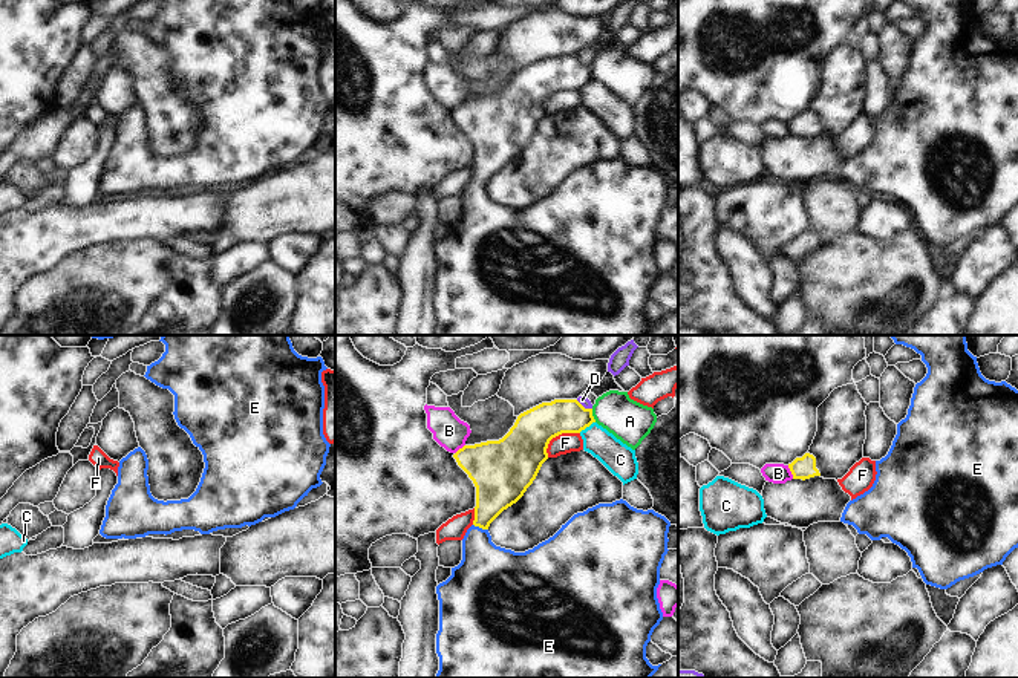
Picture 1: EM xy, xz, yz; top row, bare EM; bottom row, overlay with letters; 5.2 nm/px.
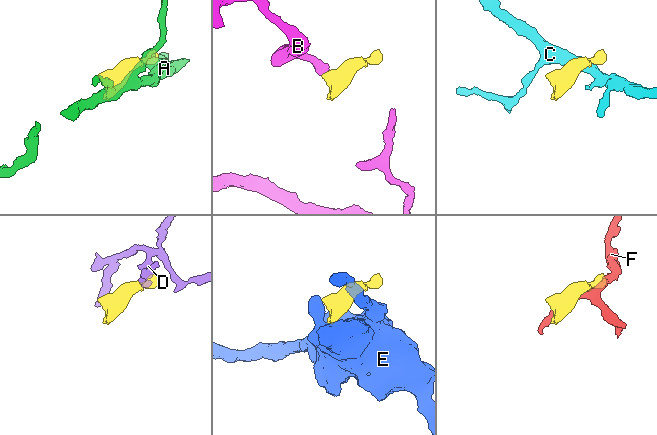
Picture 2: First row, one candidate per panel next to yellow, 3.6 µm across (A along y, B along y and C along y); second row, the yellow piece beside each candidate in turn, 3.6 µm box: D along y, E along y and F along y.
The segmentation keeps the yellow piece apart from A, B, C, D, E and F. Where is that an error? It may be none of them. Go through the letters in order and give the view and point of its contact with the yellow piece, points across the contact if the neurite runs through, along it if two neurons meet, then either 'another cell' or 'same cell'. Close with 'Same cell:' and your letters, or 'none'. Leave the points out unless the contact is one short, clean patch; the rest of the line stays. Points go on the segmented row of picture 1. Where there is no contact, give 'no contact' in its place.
A: meets yellow in xz at (591, 415); another cell
B: meets yellow in yz at (790, 470); border along yz (787, 466), (793, 478); another cell
C: meets yellow in xz at (587, 426); border along xz (594, 421), (579, 432); another cell
D: meets yellow in xz at (582, 406); another cell
E: meets yellow in xz at (481, 527); runs through xz (499, 484), (481, 527), (481, 559), (487, 573); same cell
F: meets yellow in xz at (556, 435); another cell
Same cell: E

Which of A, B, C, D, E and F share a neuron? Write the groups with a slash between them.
A / B F / C / D / E

